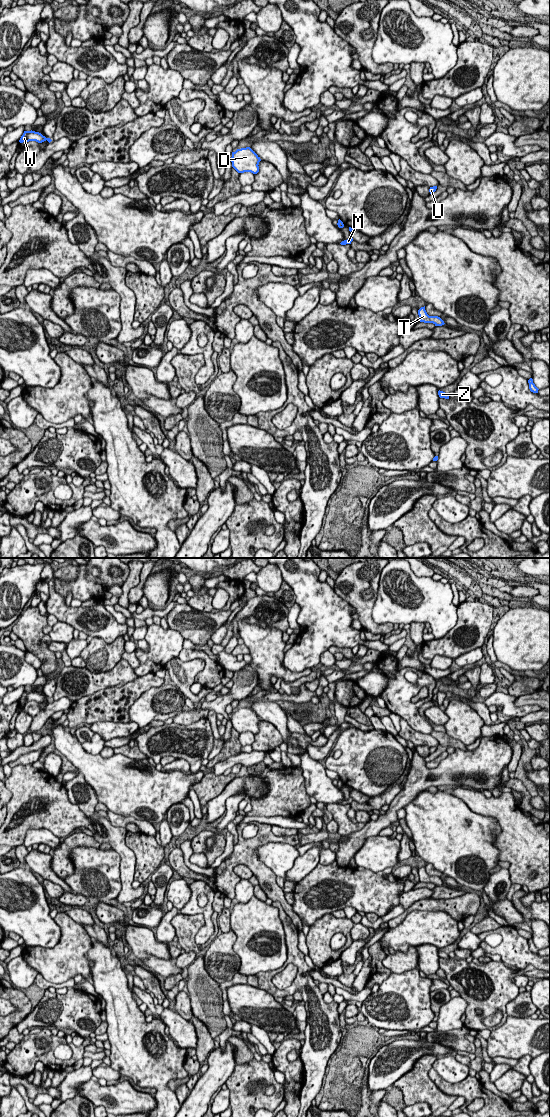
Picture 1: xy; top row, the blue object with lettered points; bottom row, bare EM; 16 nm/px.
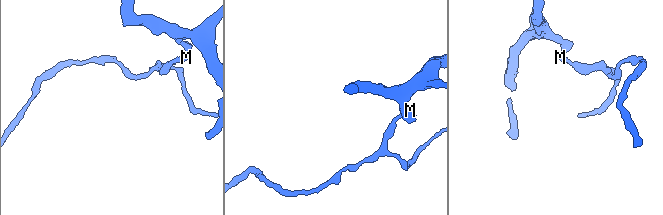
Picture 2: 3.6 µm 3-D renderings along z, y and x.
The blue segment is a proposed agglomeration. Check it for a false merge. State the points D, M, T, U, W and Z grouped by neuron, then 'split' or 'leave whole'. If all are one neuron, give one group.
groups D T U W / M Z; split

